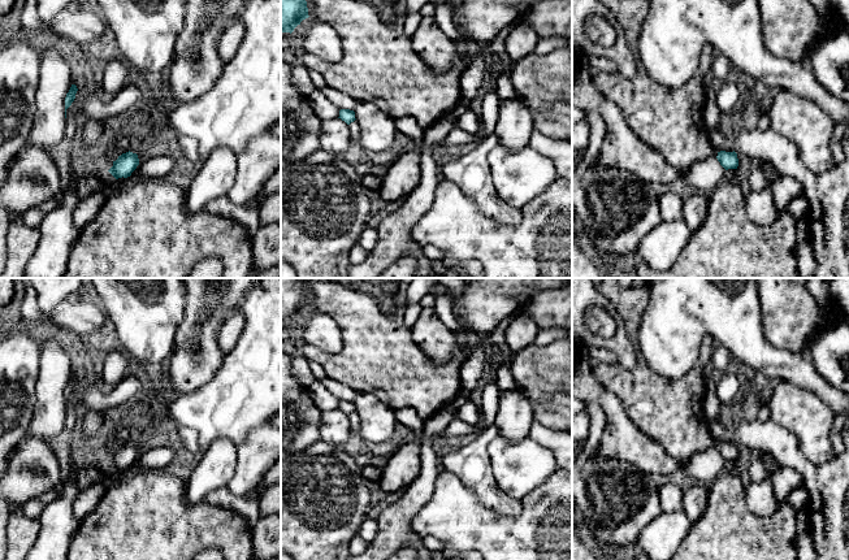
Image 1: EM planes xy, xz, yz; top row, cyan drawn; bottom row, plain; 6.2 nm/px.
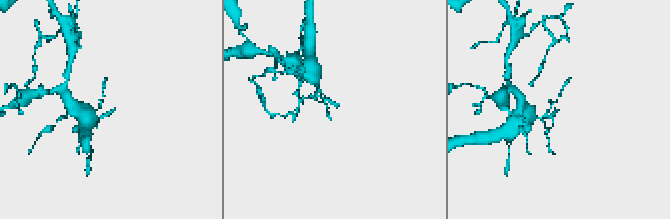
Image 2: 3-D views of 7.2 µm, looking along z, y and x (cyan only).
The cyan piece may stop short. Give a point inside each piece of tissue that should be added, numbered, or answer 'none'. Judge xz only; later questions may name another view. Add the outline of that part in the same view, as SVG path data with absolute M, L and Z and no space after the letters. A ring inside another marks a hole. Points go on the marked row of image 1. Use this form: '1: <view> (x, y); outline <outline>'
none

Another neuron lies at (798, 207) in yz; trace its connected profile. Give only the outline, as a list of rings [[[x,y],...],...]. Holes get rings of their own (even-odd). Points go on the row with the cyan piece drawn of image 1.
[[[802,194],[787,203],[787,210],[794,220],[809,217],[809,200]]]

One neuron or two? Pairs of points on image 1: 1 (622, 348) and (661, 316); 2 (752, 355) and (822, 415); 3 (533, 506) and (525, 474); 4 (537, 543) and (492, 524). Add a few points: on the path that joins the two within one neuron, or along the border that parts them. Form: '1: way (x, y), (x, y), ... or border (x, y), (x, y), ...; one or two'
1: border (636, 347), (639, 352); two
2: border (774, 382), (789, 381), (810, 391); two
3: border (553, 472), (520, 499); two
4: way (525, 543), (511, 543), (503, 535); one

